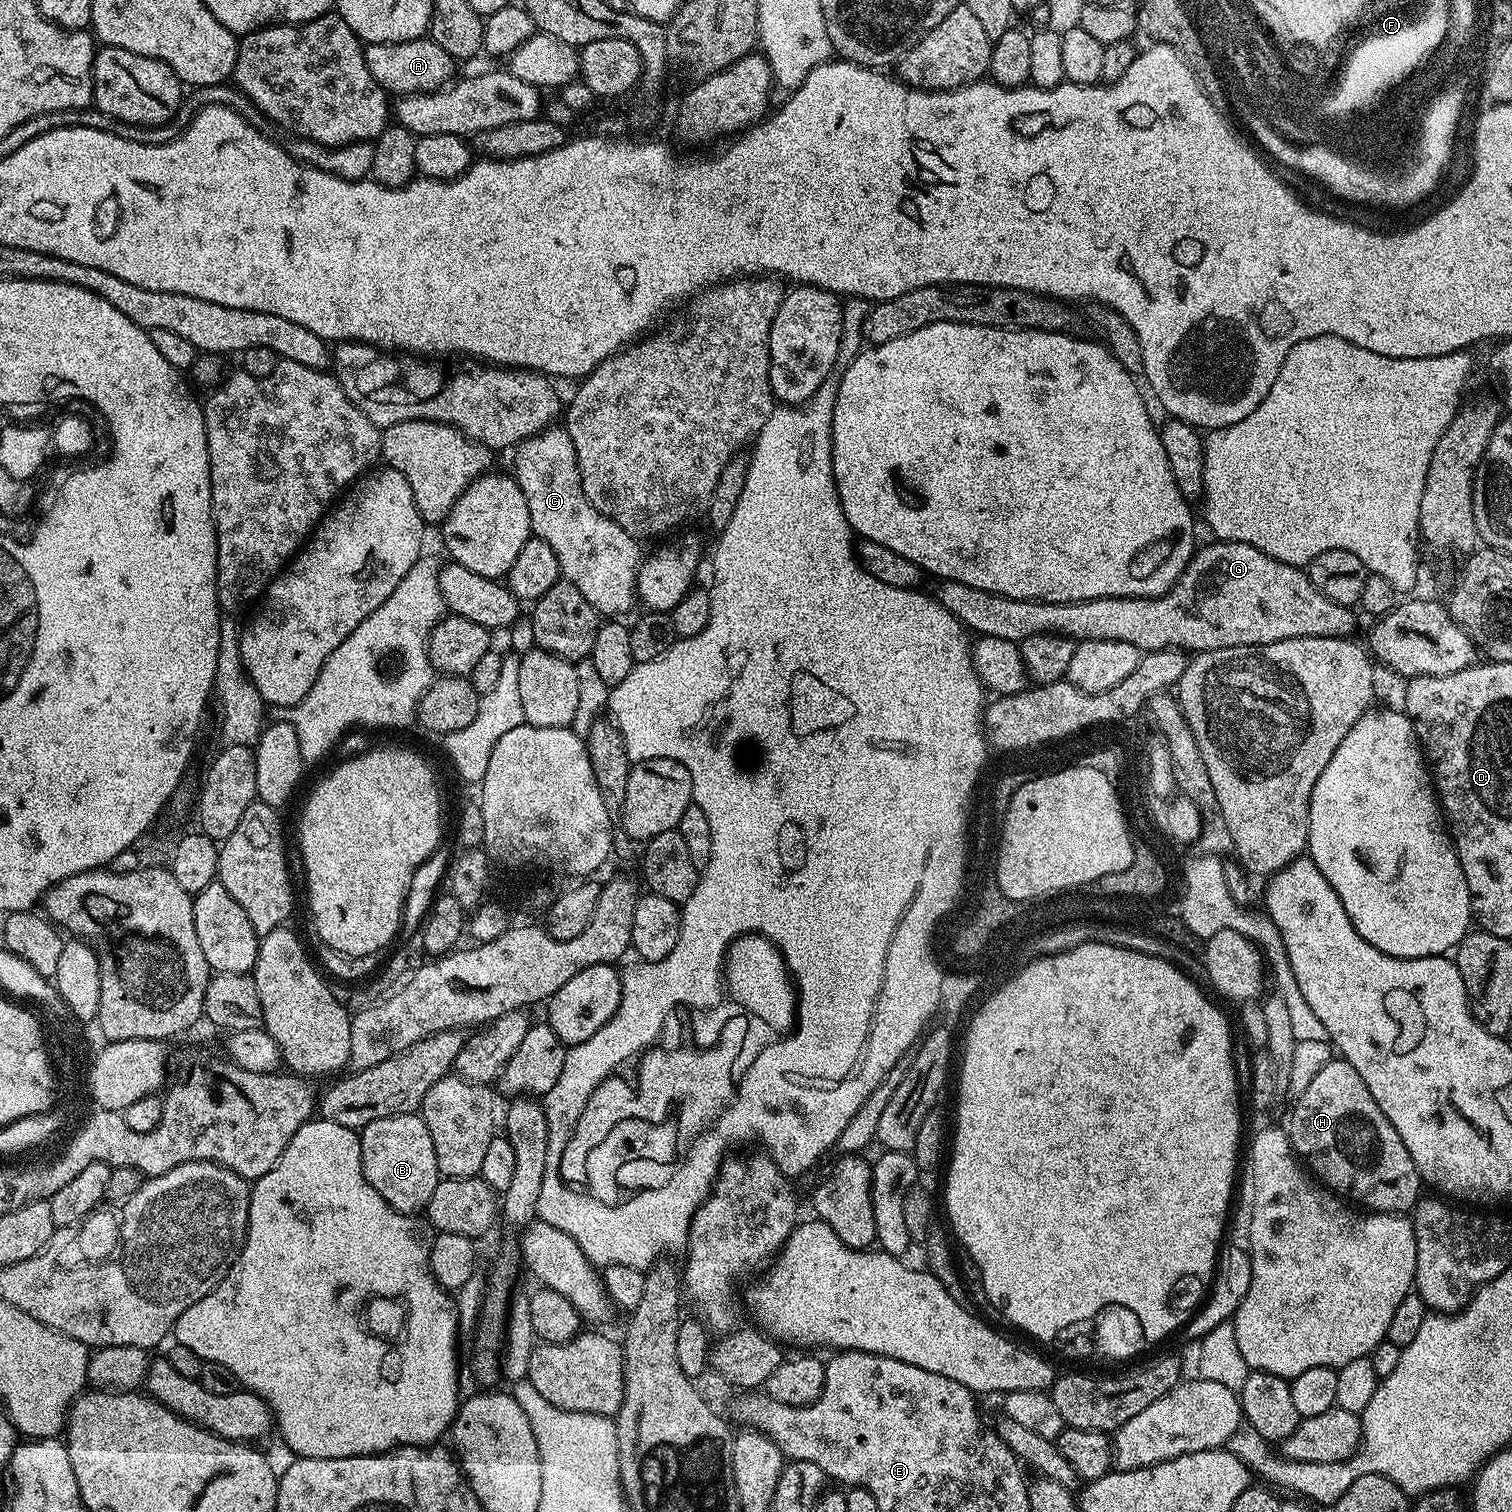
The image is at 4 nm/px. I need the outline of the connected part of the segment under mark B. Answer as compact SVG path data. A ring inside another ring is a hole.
M411 1112L378 1118L359 1129L358 1135L362 1170L370 1186L374 1186L385 1202L402 1214L411 1216L427 1209L430 1194L434 1194L434 1186L438 1186L442 1177L438 1158L434 1158L434 1141L423 1118Z

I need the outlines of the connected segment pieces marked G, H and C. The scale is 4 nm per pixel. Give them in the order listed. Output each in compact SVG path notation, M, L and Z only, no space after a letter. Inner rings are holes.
M1222 540L1219 542L1211 542L1205 546L1197 547L1193 552L1190 562L1186 566L1186 570L1178 578L1178 582L1166 594L1161 596L1115 596L1114 598L1094 598L1093 600L1083 600L1082 602L1042 602L1041 600L1019 600L1018 598L1006 598L998 594L990 594L986 590L978 590L974 586L966 586L966 582L954 582L953 580L940 580L937 583L936 592L934 591L934 599L946 610L950 610L950 614L954 614L954 618L958 618L960 623L964 625L969 633L975 634L977 637L993 636L994 638L1006 638L1007 640L1015 640L1017 642L1030 638L1034 634L1050 634L1053 632L1056 636L1067 636L1068 639L1074 641L1081 640L1113 640L1114 642L1130 642L1136 648L1139 648L1141 653L1161 652L1167 648L1183 650L1185 653L1192 654L1198 652L1209 652L1210 650L1218 650L1219 648L1229 648L1230 646L1254 646L1255 644L1273 644L1274 642L1282 642L1290 638L1302 638L1303 636L1343 636L1345 638L1353 635L1352 631L1356 628L1356 616L1351 607L1346 604L1339 604L1330 598L1326 598L1326 594L1322 594L1322 590L1318 590L1314 586L1314 582L1310 582L1307 571L1295 568L1293 564L1286 562L1278 562L1274 558L1270 558L1266 554L1262 554L1262 550L1258 550L1249 544L1242 542L1230 542Z
M1334 1058L1330 1062L1326 1062L1326 1066L1322 1066L1322 1070L1318 1070L1318 1075L1314 1078L1314 1082L1310 1082L1310 1086L1306 1086L1306 1090L1302 1090L1302 1094L1295 1097L1294 1103L1296 1105L1292 1108L1292 1117L1289 1118L1288 1124L1286 1123L1286 1131L1292 1143L1292 1149L1296 1151L1297 1157L1306 1165L1307 1171L1323 1187L1337 1194L1349 1192L1357 1200L1357 1202L1355 1201L1357 1205L1363 1206L1365 1209L1373 1212L1408 1214L1415 1209L1417 1200L1421 1199L1422 1196L1422 1192L1420 1192L1422 1181L1418 1170L1414 1166L1414 1162L1410 1158L1410 1150L1406 1150L1402 1138L1398 1138L1398 1130L1394 1130L1390 1118L1386 1118L1386 1114L1382 1114L1378 1102L1374 1102L1370 1090L1366 1090L1366 1082L1362 1082L1362 1078L1358 1075L1358 1070L1354 1070L1354 1066L1350 1066L1350 1062L1346 1062L1343 1058Z
M553 426L545 428L539 436L531 436L529 440L523 440L515 449L516 455L516 472L514 478L518 482L518 486L522 490L522 494L526 494L526 506L530 506L530 526L532 527L532 536L535 539L547 542L550 550L554 550L554 555L558 558L558 566L563 579L569 580L574 586L578 586L582 598L586 598L586 602L590 602L590 606L594 606L594 610L604 618L624 618L624 615L631 610L632 607L637 607L638 597L636 594L636 575L640 573L642 563L642 551L638 545L637 537L626 534L626 530L622 530L622 526L618 526L610 518L606 518L598 510L594 510L594 506L590 506L590 502L586 498L586 494L582 490L582 478L578 470L578 462L574 454L574 442L570 442L570 434L567 428L563 426Z

